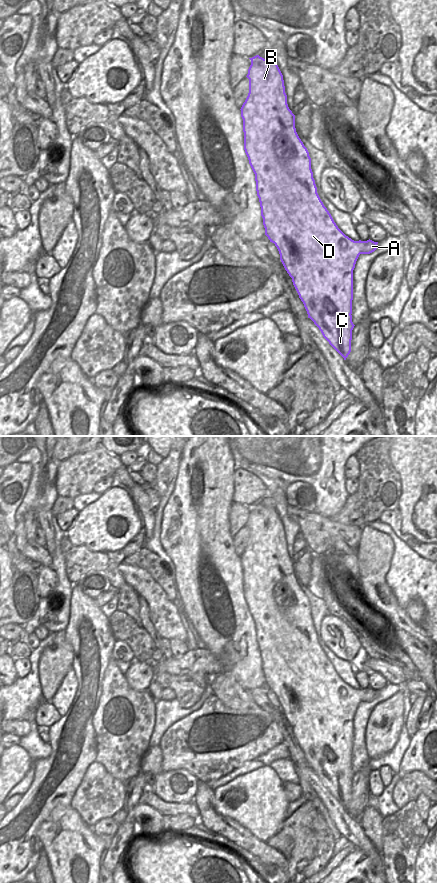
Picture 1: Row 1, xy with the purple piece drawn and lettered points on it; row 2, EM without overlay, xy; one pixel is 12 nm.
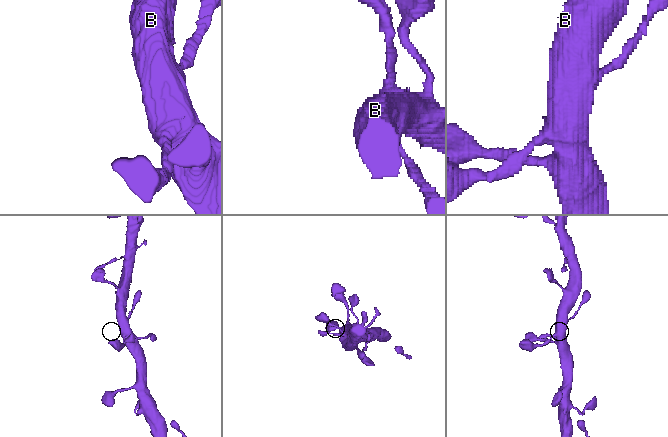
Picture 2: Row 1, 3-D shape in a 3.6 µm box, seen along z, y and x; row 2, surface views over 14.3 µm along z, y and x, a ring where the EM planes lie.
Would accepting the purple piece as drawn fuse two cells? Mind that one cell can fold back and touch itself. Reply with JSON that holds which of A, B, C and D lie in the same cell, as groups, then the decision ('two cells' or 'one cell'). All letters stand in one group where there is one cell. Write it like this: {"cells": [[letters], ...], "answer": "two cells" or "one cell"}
{"cells": [["A", "B", "C", "D"]], "answer": "one cell"}

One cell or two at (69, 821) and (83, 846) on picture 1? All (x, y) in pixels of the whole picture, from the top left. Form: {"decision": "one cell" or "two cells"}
{"decision": "one cell"}

